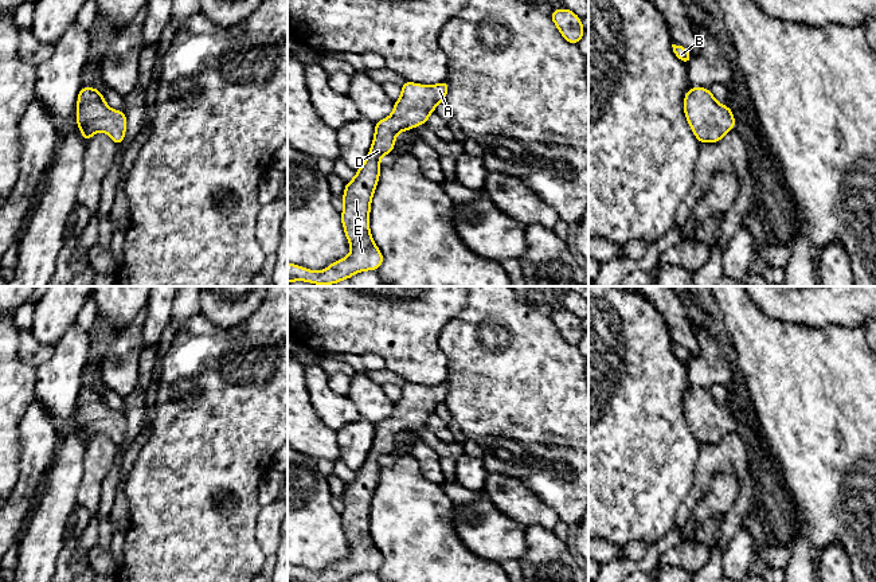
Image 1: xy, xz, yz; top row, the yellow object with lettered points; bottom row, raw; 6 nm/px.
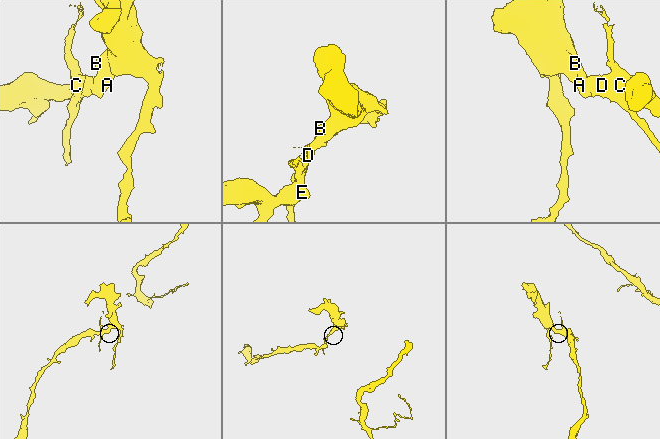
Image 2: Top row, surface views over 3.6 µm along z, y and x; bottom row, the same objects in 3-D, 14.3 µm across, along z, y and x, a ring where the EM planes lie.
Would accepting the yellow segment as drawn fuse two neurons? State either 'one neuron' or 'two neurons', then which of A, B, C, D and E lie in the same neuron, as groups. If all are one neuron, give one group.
one neuron; groups A B C D E

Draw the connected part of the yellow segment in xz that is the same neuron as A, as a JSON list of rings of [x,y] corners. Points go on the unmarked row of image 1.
[[[406,382],[402,397],[394,405],[392,415],[375,423],[375,438],[363,466],[348,483],[343,495],[341,524],[351,546],[351,555],[331,565],[322,573],[314,573],[288,563],[288,582],[343,582],[364,571],[378,571],[384,562],[369,534],[369,509],[379,483],[379,461],[392,454],[395,438],[402,431],[425,426],[439,403],[445,402],[449,383],[434,387]]]

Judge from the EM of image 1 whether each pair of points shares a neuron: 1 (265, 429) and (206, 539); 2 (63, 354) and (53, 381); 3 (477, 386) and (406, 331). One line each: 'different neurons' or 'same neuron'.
1: same neuron
2: same neuron
3: different neurons

